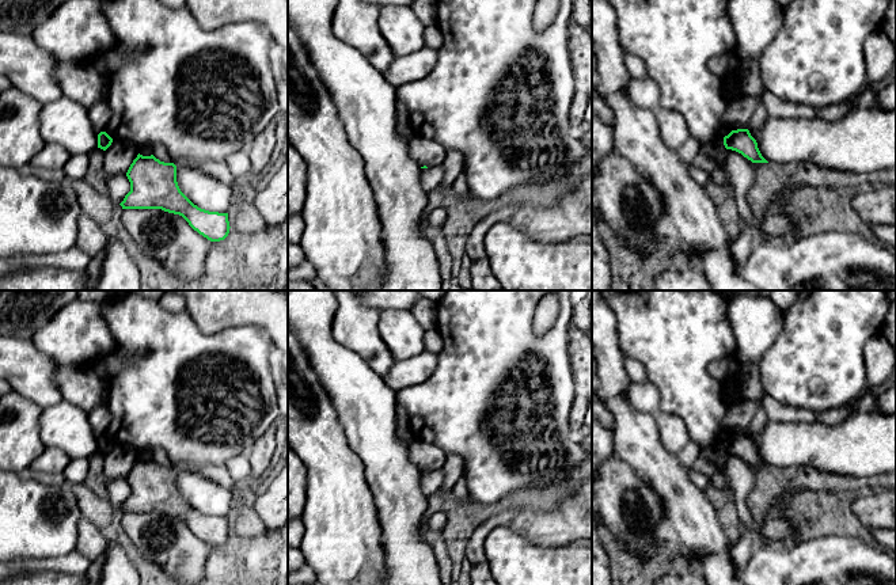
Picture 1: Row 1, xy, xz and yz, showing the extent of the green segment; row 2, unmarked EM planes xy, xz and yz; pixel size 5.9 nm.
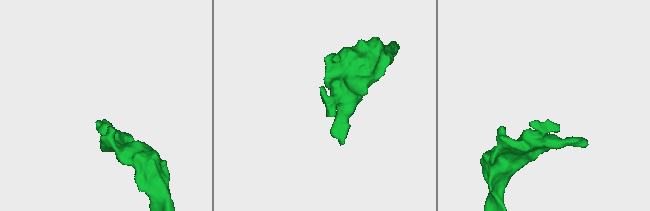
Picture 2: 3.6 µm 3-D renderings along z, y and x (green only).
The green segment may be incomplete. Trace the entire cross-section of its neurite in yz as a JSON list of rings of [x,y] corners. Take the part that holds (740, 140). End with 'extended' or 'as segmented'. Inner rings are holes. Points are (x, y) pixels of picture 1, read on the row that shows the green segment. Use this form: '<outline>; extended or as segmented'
[[[748,129],[732,130],[724,137],[726,149],[736,151],[752,163],[768,163],[760,153],[756,140],[751,136]]]; as segmented

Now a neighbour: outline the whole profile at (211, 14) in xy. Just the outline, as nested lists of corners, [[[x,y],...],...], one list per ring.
[[[186,0],[186,5],[206,30],[239,20],[265,24],[282,49],[288,73],[288,0]]]

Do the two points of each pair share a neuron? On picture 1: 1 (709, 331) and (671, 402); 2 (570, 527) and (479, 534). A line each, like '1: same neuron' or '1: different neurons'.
1: same neuron
2: same neuron

